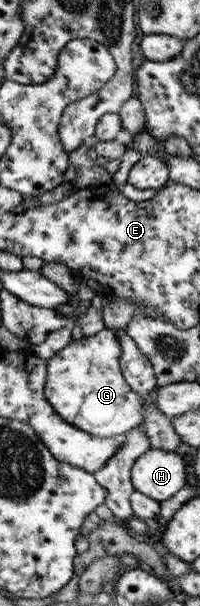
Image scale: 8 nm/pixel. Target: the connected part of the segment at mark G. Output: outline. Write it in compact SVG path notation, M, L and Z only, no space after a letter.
M104 329L95 336L74 340L47 363L45 398L55 412L73 426L98 437L125 435L147 416L144 399L129 386L121 366L123 350L115 332Z

